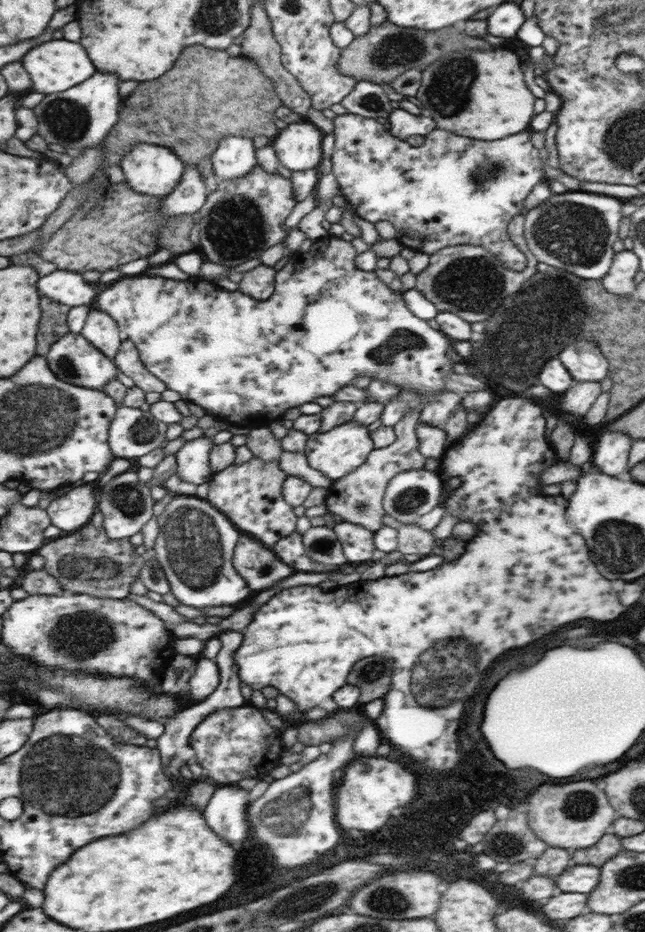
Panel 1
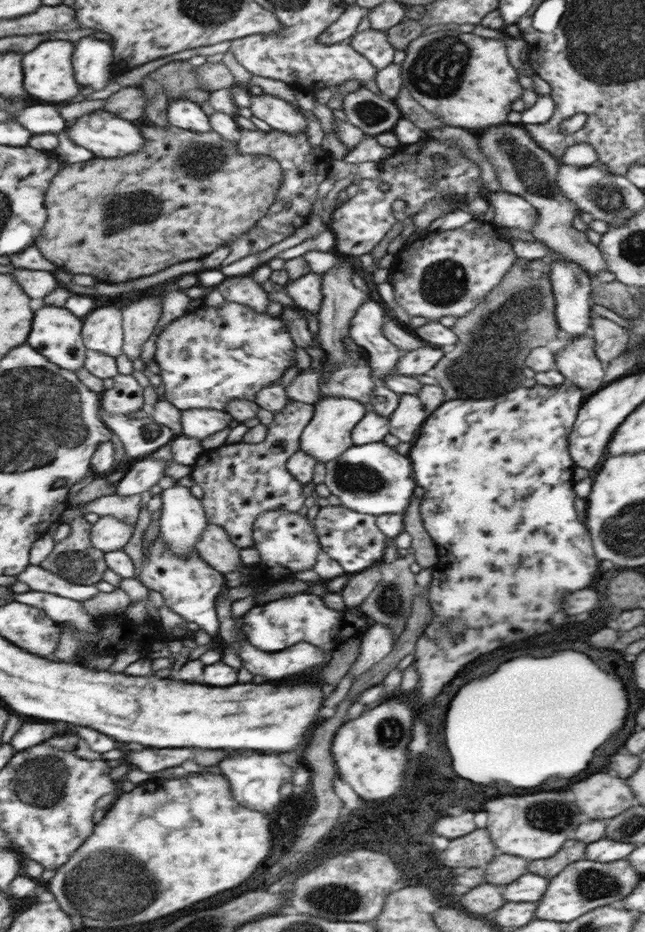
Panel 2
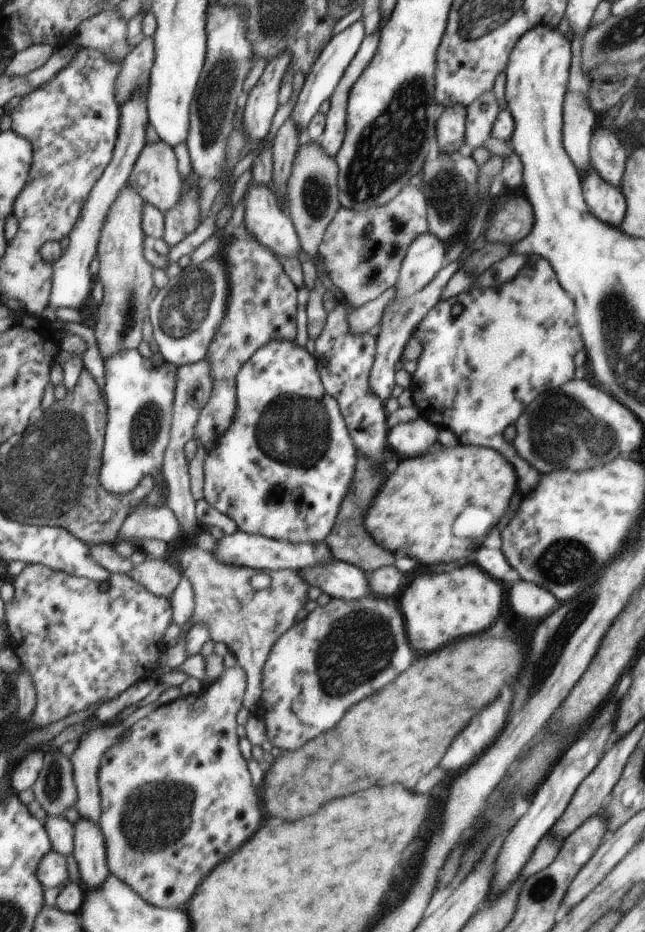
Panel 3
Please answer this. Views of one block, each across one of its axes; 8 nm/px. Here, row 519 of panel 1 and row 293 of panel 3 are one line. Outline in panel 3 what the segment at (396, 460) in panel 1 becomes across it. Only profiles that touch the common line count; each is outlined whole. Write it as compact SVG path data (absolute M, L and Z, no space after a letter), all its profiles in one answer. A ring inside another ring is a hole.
M409 185L401 194L388 202L385 206L368 207L364 211L354 211L342 207L331 227L327 231L321 254L326 260L330 277L336 287L342 291L345 300L356 309L367 302L376 300L389 288L393 288L398 281L404 258L411 249L414 241L425 233L430 232L426 222L426 200L418 187Z

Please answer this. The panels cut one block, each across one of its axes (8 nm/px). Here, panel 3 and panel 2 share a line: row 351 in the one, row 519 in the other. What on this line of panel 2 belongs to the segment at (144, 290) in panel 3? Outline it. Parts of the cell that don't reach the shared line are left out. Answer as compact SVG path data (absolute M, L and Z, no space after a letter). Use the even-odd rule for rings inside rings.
M101 516L93 527L93 544L105 553L123 550L136 534L135 524L119 520L117 516Z

